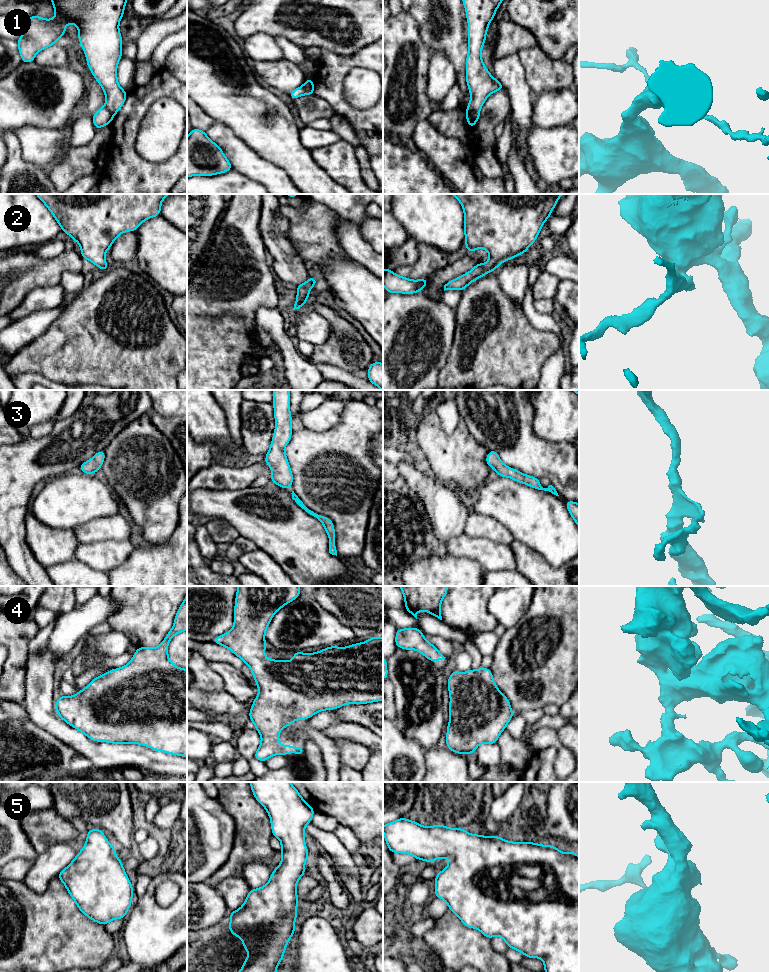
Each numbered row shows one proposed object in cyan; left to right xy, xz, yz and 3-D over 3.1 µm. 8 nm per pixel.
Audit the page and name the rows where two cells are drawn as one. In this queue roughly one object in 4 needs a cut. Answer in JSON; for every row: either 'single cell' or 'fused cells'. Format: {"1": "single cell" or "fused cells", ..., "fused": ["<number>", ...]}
{"1": "fused cells", "2": "single cell", "3": "single cell", "4": "single cell", "5": "single cell", "fused": ["1"]}

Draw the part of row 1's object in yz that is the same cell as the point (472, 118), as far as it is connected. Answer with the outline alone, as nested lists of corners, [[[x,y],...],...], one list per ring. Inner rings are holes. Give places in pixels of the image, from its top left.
[[[471,112],[466,114],[466,119],[470,128],[473,128],[480,117],[479,112]]]

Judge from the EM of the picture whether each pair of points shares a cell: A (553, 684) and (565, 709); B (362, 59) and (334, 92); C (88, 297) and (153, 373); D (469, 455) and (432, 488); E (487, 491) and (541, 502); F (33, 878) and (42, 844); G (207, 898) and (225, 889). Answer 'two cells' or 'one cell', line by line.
A: two cells
B: one cell
C: one cell
D: two cells
E: one cell
F: two cells
G: two cells

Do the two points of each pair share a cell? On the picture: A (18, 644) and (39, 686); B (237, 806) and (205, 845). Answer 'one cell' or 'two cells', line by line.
A: two cells
B: two cells

